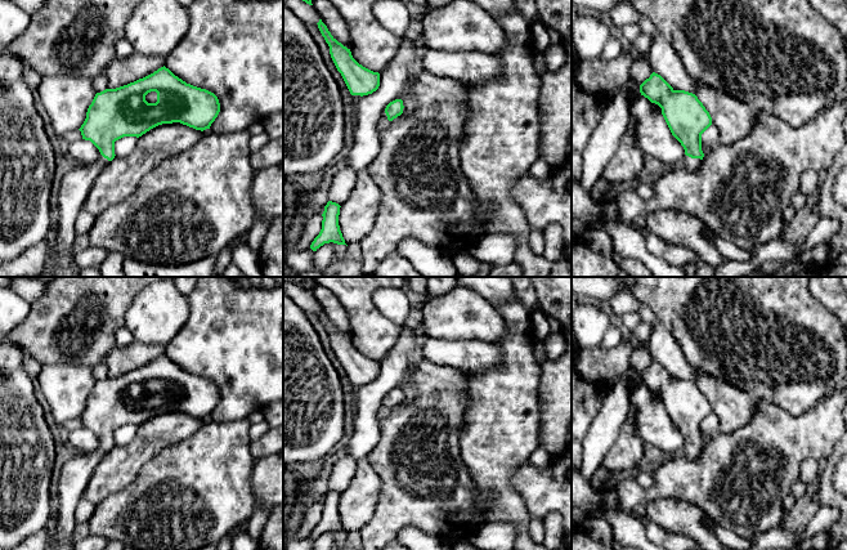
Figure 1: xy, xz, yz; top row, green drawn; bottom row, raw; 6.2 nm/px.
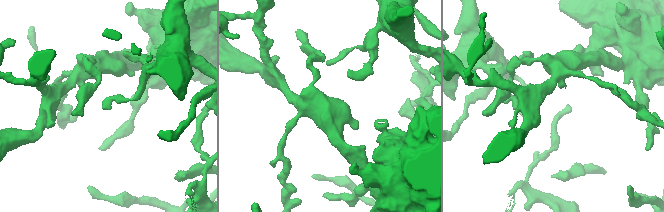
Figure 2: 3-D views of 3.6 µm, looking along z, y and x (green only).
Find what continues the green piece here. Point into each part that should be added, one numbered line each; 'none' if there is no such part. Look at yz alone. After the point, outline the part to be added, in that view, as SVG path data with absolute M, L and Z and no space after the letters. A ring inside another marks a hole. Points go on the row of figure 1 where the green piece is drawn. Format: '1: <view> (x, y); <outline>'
1: yz (690, 164); M685 156L682 165L687 171L695 171L702 164L700 158L691 158L689 156Z

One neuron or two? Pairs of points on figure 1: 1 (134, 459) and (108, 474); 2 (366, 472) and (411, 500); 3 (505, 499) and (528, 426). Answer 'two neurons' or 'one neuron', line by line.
1: one neuron
2: two neurons
3: one neuron

